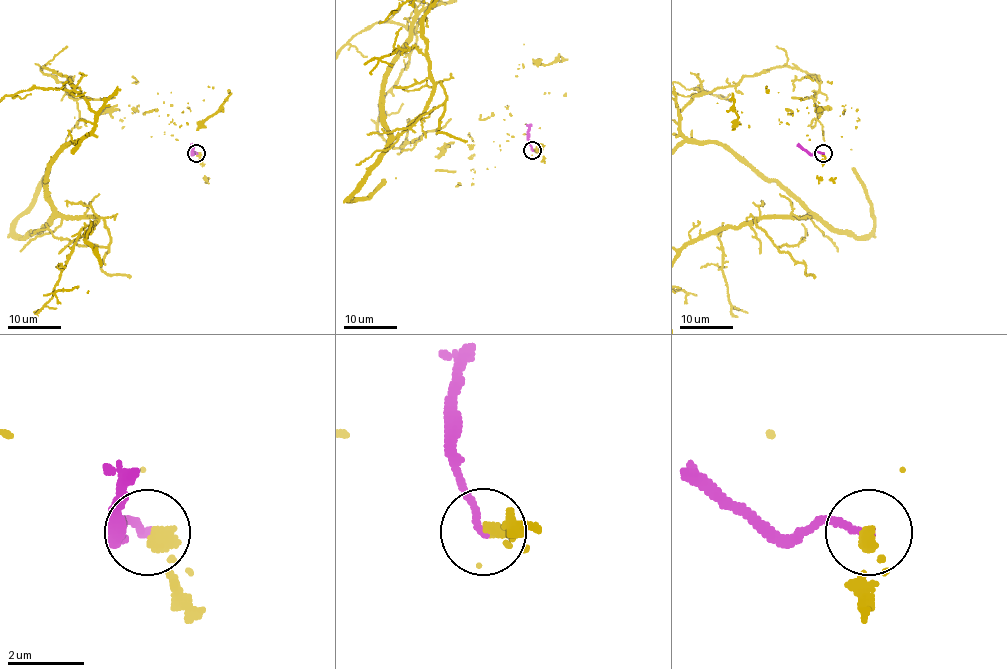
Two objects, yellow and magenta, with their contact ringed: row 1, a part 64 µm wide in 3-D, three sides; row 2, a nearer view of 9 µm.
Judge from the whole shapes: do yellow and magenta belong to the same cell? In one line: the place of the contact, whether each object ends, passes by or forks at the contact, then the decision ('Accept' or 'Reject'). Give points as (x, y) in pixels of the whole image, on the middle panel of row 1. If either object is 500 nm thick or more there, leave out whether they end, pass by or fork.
Place: (532, 150). At the ring yellow ends. At the ring magenta ends. Reject

